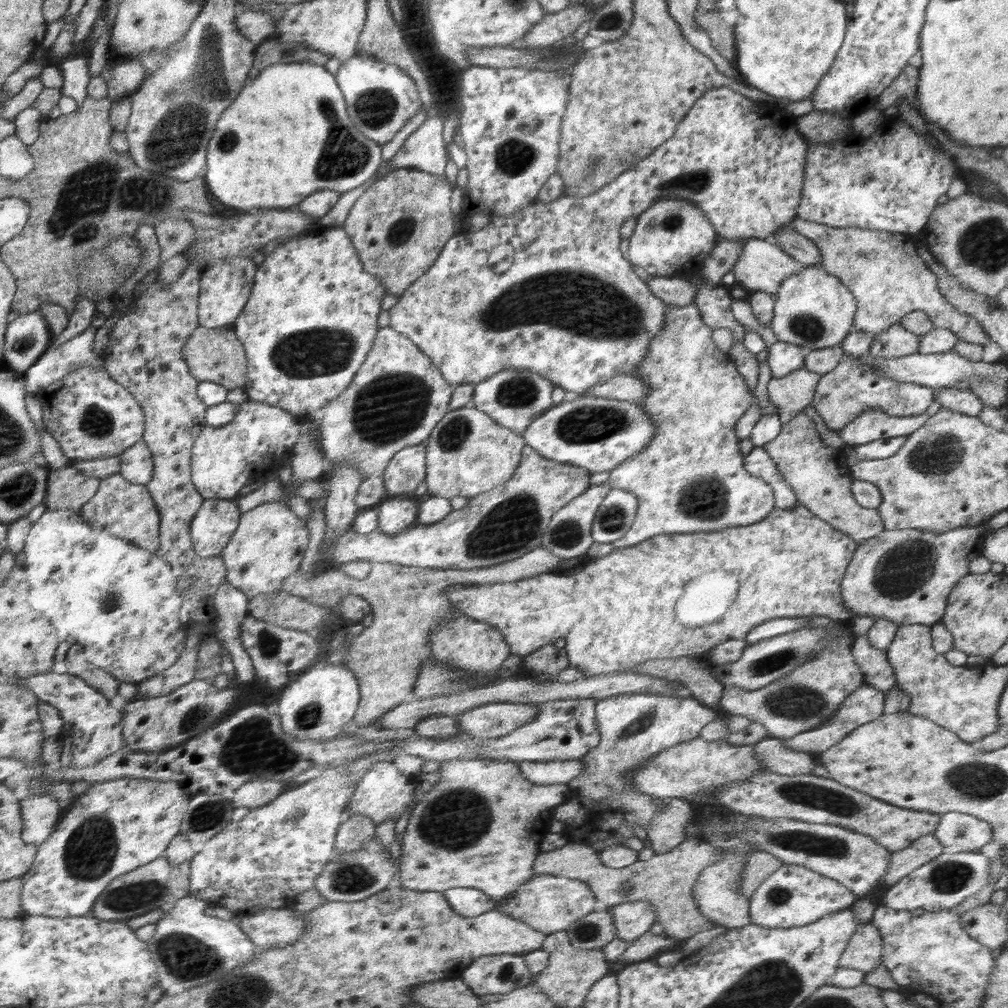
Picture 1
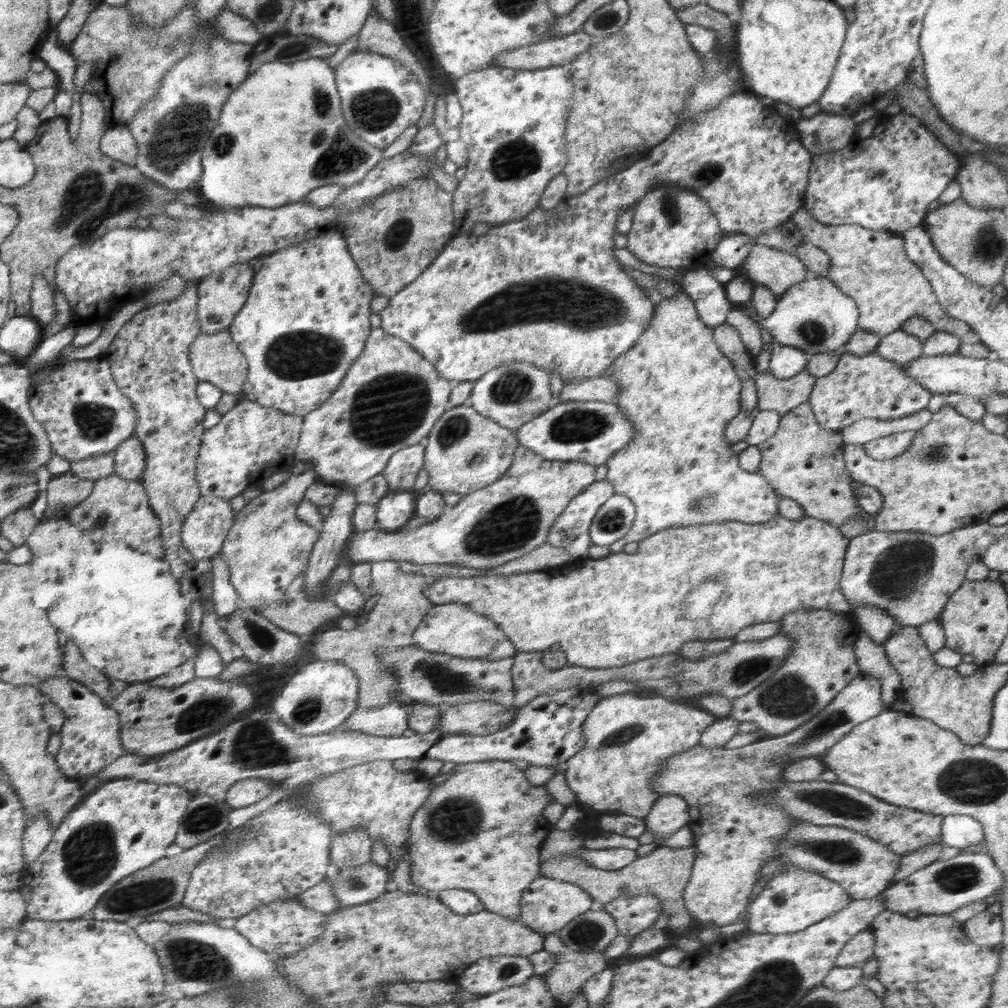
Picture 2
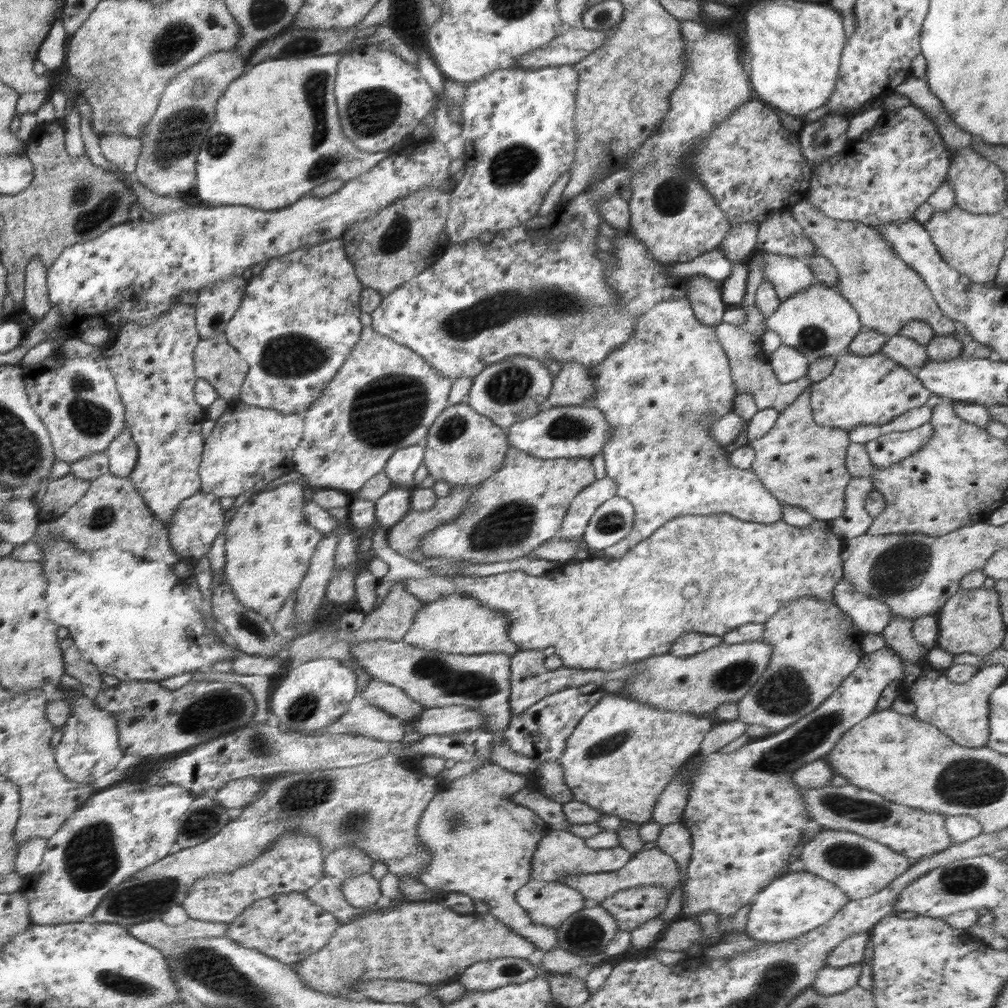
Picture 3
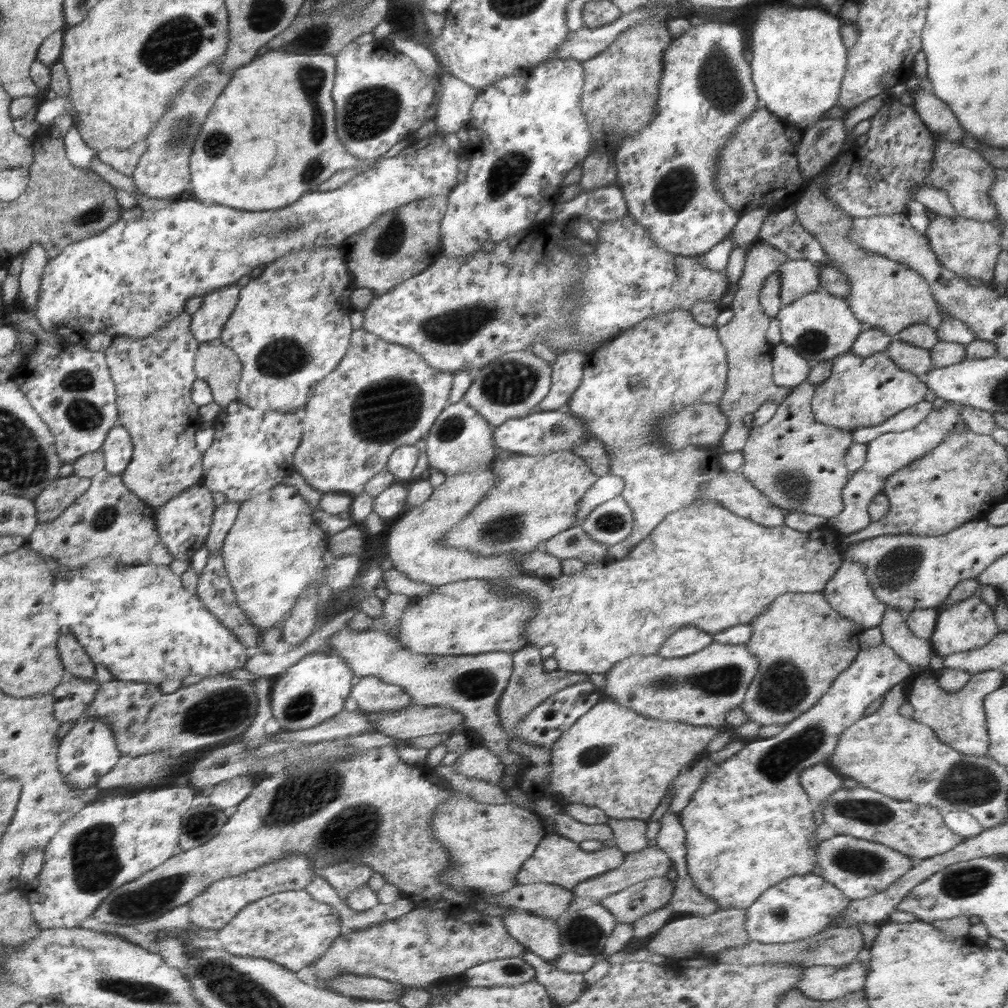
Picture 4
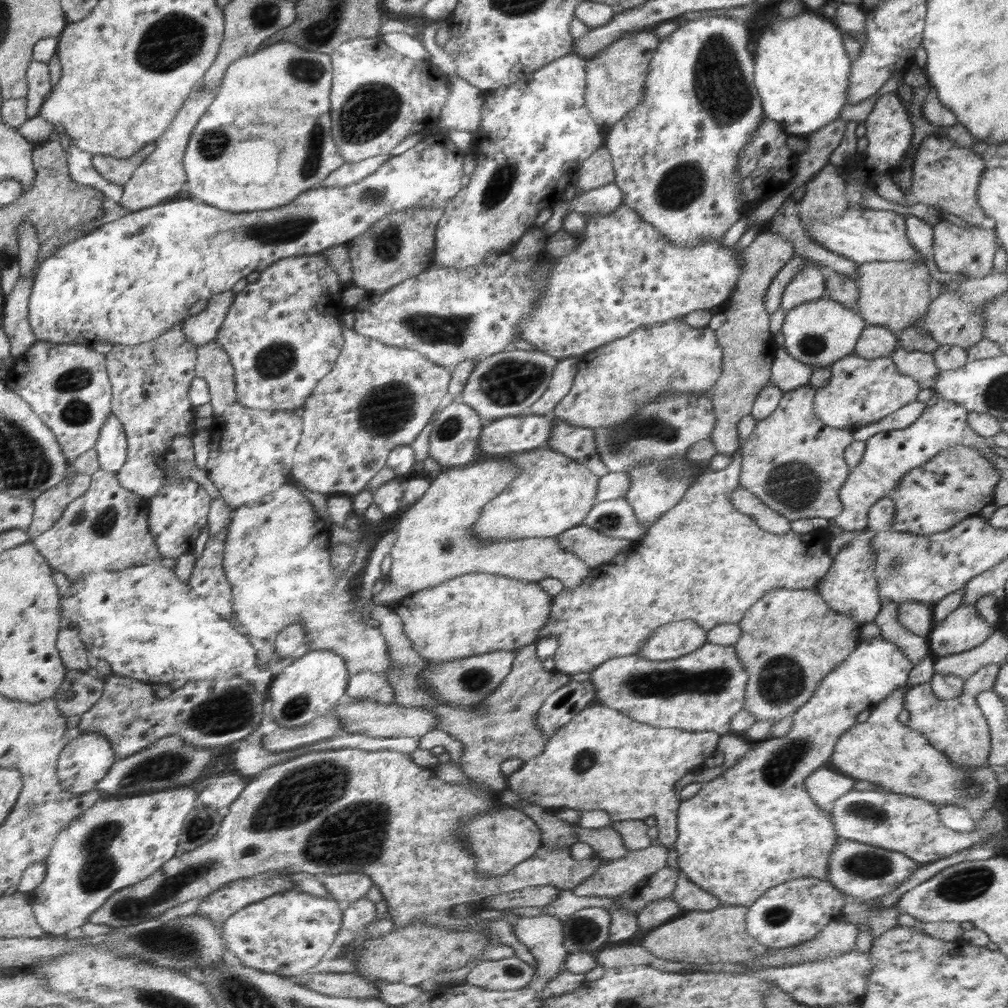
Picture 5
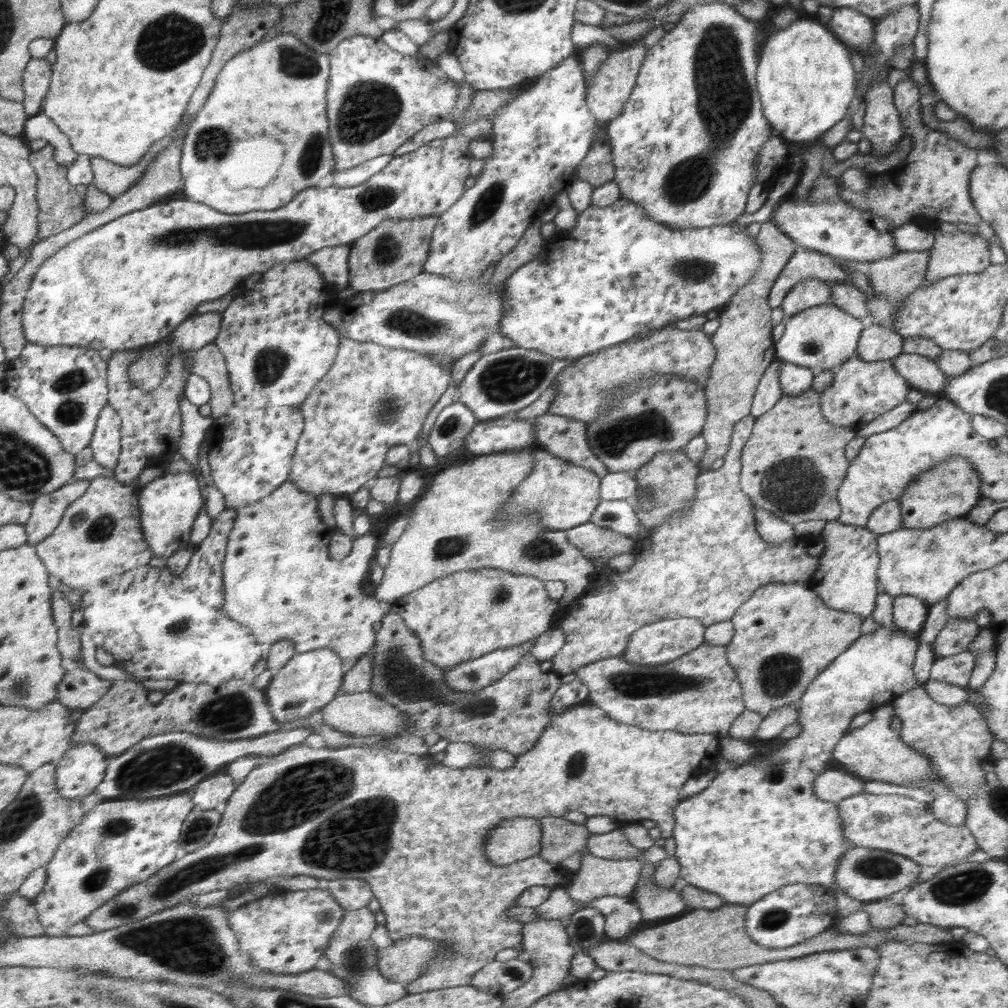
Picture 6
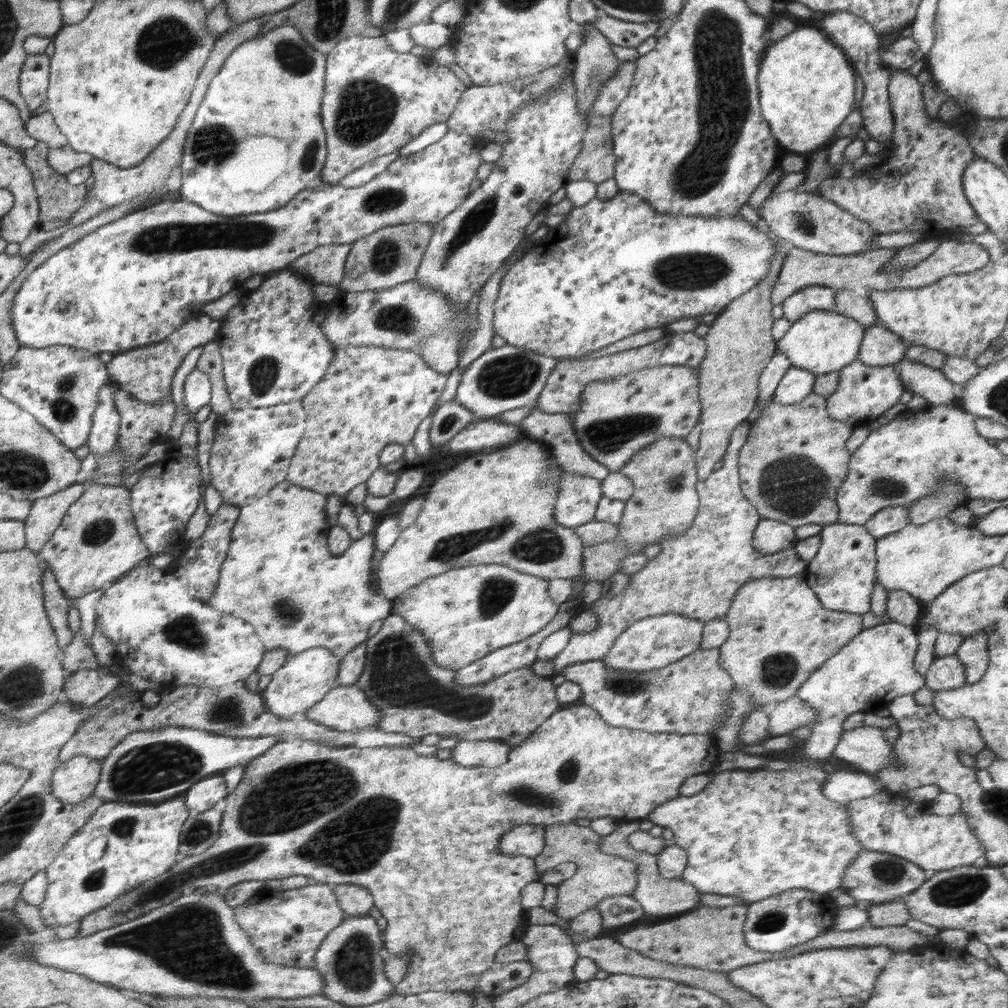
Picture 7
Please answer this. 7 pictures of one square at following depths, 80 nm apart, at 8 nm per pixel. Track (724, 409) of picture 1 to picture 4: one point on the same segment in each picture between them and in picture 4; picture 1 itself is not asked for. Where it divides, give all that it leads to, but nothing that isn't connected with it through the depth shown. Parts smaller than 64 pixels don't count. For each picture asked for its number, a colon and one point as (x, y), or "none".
2: (681, 392)
3: (661, 390)
4: (665, 363)

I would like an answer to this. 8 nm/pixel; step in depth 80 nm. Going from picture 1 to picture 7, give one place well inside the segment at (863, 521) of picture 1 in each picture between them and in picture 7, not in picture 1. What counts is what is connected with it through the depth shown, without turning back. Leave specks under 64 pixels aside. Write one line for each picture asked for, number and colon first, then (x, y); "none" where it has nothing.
2: (802, 461)
3: (800, 463)
4: (799, 465)
5: (792, 462)
6: (793, 464)
7: (794, 461)

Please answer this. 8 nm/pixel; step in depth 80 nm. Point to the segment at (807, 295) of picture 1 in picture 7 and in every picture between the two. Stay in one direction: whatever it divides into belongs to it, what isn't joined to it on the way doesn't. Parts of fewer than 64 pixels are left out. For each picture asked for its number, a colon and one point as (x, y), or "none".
2: (815, 316)
3: (818, 321)
4: (820, 326)
5: (818, 333)
6: (821, 337)
7: (823, 341)

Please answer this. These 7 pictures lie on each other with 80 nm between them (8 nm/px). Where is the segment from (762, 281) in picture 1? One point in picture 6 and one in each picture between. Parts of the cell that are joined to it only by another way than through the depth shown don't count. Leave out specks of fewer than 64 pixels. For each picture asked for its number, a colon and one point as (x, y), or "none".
2: (777, 270)
3: (789, 275)
4: (798, 277)
5: (809, 284)
6: (811, 292)

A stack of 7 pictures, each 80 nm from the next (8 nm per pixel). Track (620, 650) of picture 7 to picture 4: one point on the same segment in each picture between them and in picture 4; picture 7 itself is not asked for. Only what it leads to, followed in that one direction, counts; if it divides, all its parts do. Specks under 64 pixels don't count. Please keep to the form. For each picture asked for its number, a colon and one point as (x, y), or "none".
4: (687, 640)
5: (669, 641)
6: (662, 641)

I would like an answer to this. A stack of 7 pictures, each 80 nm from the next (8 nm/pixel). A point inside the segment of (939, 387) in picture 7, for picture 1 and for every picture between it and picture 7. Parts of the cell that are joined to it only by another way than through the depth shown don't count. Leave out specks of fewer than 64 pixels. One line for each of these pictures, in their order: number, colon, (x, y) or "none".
1: (897, 341)
2: (902, 347)
3: (907, 352)
4: (917, 360)
5: (921, 367)
6: (923, 374)

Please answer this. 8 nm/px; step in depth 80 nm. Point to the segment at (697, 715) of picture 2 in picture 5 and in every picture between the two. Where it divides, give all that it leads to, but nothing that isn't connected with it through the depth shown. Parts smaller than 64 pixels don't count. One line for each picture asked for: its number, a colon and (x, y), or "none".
3: (621, 755)
4: (613, 758)
5: (601, 759)

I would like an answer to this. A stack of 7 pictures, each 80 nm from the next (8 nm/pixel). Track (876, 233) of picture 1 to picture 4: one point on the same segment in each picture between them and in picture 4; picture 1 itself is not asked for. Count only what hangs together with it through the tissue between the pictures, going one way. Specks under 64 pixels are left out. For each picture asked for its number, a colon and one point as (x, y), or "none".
2: (870, 266)
3: (887, 294)
4: (888, 295)

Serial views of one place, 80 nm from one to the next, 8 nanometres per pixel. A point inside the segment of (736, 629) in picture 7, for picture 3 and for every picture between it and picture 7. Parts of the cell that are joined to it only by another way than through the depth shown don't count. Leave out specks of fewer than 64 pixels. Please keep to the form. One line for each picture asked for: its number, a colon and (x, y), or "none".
3: (814, 645)
4: (802, 644)
5: (791, 639)
6: (784, 635)

